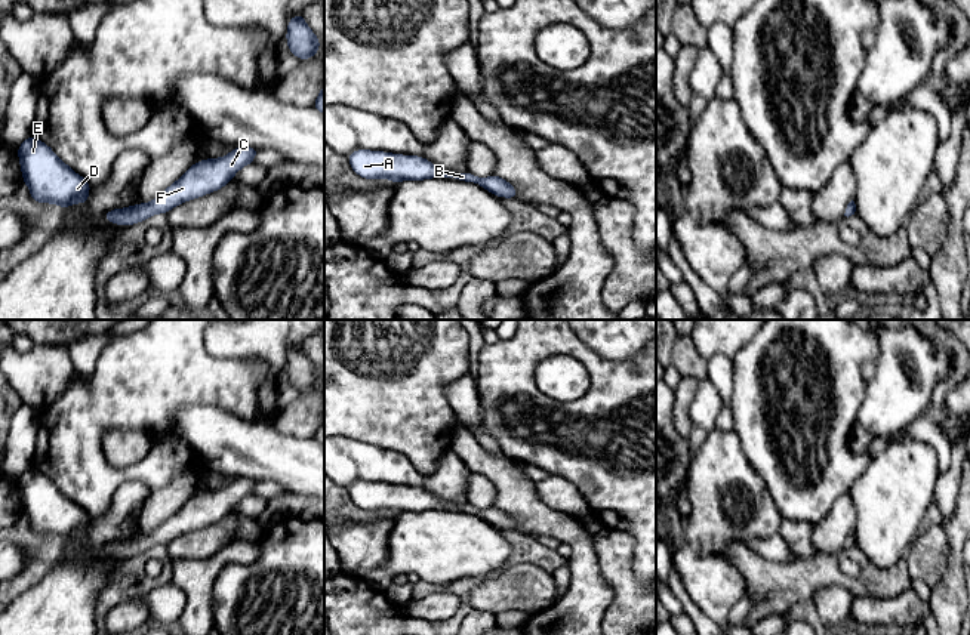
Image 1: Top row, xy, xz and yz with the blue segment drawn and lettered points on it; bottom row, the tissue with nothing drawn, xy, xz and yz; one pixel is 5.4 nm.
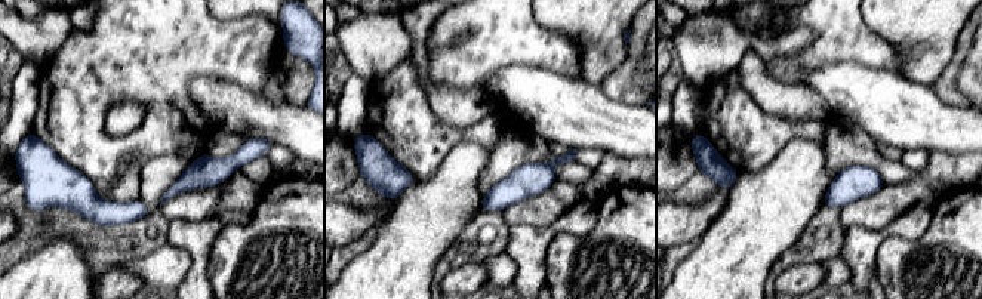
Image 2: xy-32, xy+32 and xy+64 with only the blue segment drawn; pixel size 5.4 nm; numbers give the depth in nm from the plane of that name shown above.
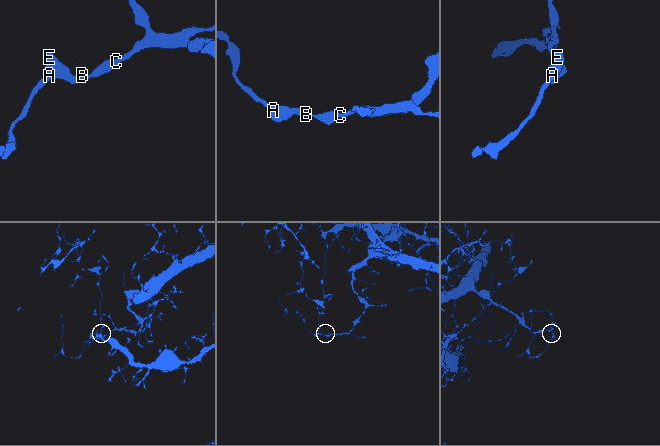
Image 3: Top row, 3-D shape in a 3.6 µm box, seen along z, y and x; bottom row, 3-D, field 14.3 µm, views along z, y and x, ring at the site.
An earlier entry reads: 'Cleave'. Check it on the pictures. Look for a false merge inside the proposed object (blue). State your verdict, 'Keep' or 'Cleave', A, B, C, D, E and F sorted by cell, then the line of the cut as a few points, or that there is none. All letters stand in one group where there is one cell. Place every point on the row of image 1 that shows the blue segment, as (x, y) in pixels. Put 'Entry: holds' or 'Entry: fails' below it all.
Keep. Groups: A B C D E F. No split
Entry: fails

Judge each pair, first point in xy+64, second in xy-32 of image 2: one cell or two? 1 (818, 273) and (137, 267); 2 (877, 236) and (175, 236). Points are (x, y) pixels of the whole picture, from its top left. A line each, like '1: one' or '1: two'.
1: two
2: one

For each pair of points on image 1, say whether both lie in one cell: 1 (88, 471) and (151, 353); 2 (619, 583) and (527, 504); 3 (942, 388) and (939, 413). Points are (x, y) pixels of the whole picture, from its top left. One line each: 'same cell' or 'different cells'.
1: same cell
2: different cells
3: same cell

